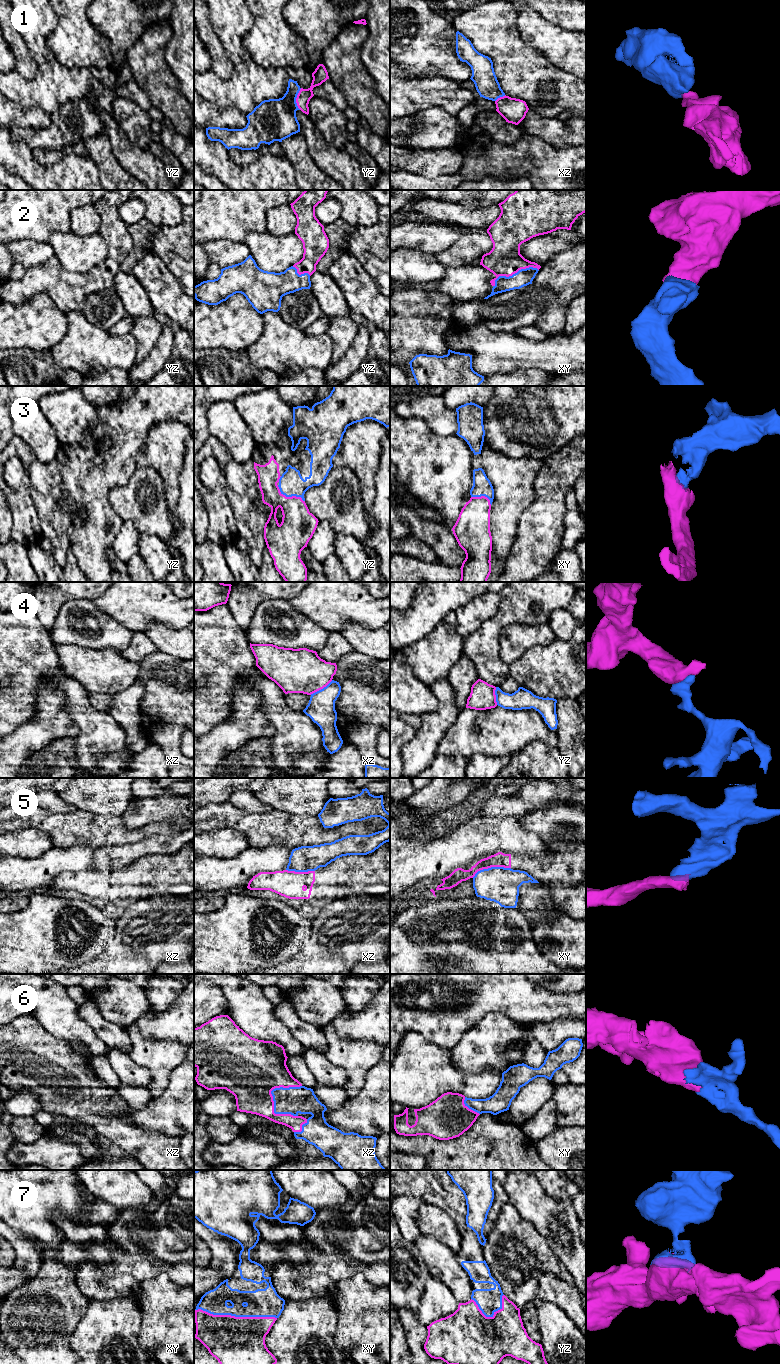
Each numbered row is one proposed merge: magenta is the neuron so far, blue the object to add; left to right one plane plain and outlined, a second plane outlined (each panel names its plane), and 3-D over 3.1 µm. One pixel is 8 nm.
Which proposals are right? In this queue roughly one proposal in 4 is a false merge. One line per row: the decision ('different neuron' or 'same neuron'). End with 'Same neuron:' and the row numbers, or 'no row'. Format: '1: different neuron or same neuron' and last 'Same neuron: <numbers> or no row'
1: same neuron
2: same neuron
3: same neuron
4: different neuron
5: different neuron
6: same neuron
7: same neuron
Same neuron: 1, 2, 3, 6, 7

